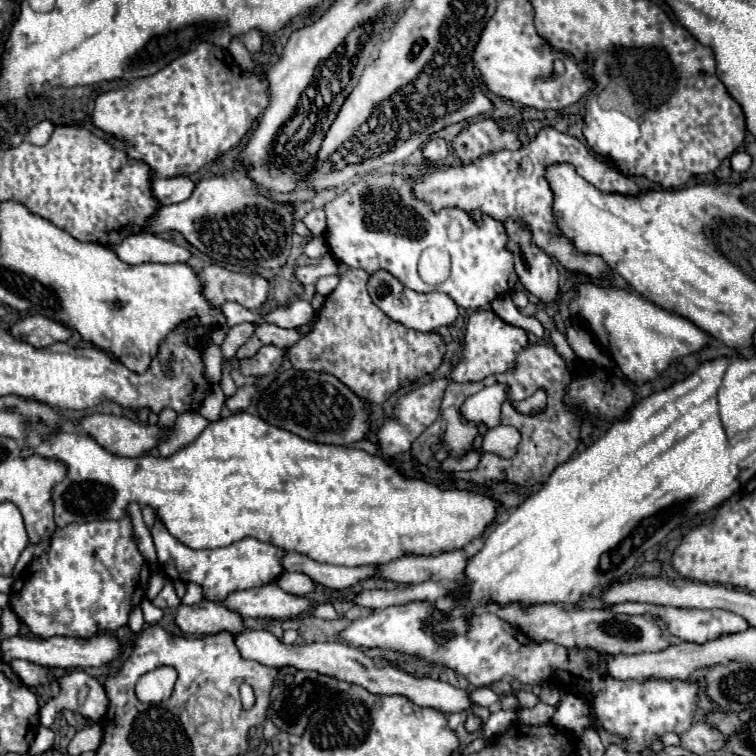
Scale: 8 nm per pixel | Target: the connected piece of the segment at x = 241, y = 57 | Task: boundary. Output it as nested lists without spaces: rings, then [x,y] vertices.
[[[234,37],[232,41],[230,41],[230,47],[228,47],[228,51],[232,53],[232,57],[236,59],[236,63],[242,67],[242,69],[254,69],[254,63],[252,63],[252,57],[248,55],[248,49],[246,49],[246,45],[238,39],[238,37]]]

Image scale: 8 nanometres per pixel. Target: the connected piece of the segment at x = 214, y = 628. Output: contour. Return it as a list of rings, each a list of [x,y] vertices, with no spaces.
[[[206,599],[194,605],[180,605],[176,609],[174,623],[188,635],[214,635],[222,631],[238,635],[246,629],[242,615],[236,615],[236,611]]]

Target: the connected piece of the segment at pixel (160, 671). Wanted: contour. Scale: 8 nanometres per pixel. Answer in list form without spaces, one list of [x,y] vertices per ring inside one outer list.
[[[158,667],[138,679],[136,697],[142,703],[162,703],[172,695],[172,687],[176,683],[174,667]]]

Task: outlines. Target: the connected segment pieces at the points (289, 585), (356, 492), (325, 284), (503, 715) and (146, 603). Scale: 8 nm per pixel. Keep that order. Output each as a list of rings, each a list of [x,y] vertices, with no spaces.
[[[294,571],[294,573],[282,573],[276,583],[288,591],[288,593],[294,593],[294,595],[308,595],[314,591],[316,583],[312,583],[312,579],[308,579],[308,575],[300,575],[300,571]]]
[[[238,411],[226,419],[218,419],[214,423],[210,423],[200,437],[190,443],[188,447],[180,449],[178,453],[174,453],[168,459],[162,457],[154,457],[154,455],[142,455],[136,459],[128,459],[128,457],[118,457],[108,453],[106,449],[102,449],[92,437],[84,437],[78,433],[58,433],[48,437],[46,441],[40,441],[38,445],[30,445],[24,443],[24,455],[30,453],[40,453],[44,457],[54,457],[60,459],[68,465],[68,477],[58,483],[52,491],[52,499],[54,499],[54,519],[58,527],[64,527],[66,523],[72,521],[90,521],[94,519],[120,519],[122,515],[128,513],[128,503],[130,501],[138,501],[140,505],[150,505],[154,507],[154,511],[160,515],[160,519],[164,521],[164,525],[168,527],[168,531],[178,537],[180,541],[184,541],[188,547],[192,549],[216,549],[216,547],[226,547],[234,541],[240,541],[244,537],[256,537],[264,543],[272,543],[276,547],[282,547],[286,551],[296,551],[296,553],[304,553],[308,557],[312,557],[314,561],[320,563],[332,563],[332,565],[344,565],[344,567],[360,567],[360,565],[376,565],[376,563],[390,563],[392,559],[400,559],[400,555],[404,555],[404,551],[420,551],[420,555],[440,555],[440,551],[456,551],[466,547],[470,541],[482,537],[482,533],[488,529],[490,523],[494,523],[496,513],[500,509],[500,501],[494,501],[492,497],[484,495],[484,493],[474,493],[474,491],[464,491],[464,489],[440,489],[436,483],[432,481],[424,481],[424,479],[412,479],[402,475],[392,463],[384,461],[378,455],[370,455],[362,449],[346,449],[346,447],[336,447],[336,445],[322,445],[322,443],[312,443],[306,439],[300,439],[298,435],[292,435],[284,429],[272,427],[266,421],[262,421],[258,415],[250,415],[246,411]]]
[[[330,275],[330,277],[320,277],[318,279],[318,283],[316,283],[316,291],[320,293],[320,295],[328,295],[328,293],[332,293],[334,291],[334,287],[338,285],[338,281],[340,281],[340,277],[338,275]]]
[[[500,709],[500,711],[496,711],[496,713],[492,713],[492,715],[488,717],[488,721],[486,721],[484,727],[482,727],[482,735],[484,735],[486,739],[492,739],[492,737],[496,737],[496,735],[502,735],[502,733],[510,727],[510,723],[516,721],[516,719],[518,719],[518,715],[516,715],[514,711],[504,711],[504,709]]]
[[[144,599],[140,603],[140,607],[142,607],[142,613],[144,613],[144,621],[146,623],[158,623],[162,619],[162,611],[158,607],[154,607],[150,599]]]

